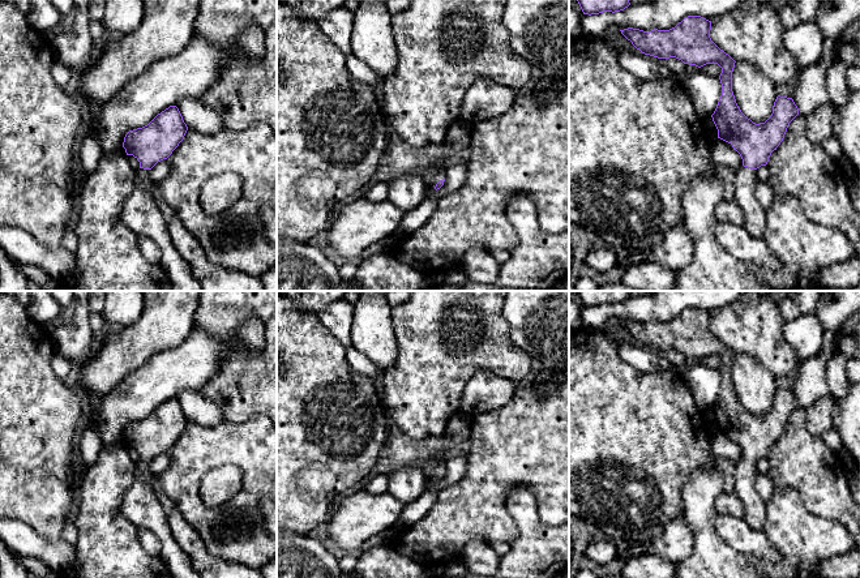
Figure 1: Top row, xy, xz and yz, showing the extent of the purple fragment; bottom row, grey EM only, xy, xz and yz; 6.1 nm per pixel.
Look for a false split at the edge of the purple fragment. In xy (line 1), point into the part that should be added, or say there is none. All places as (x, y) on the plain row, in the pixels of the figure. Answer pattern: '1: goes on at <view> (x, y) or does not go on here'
1: goes on at xy (141, 505)

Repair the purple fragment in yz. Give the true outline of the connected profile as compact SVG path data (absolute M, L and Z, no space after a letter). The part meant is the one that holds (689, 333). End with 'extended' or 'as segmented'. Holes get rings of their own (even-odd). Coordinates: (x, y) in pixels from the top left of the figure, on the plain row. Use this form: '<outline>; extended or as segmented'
M688 308L669 322L654 321L647 325L628 320L620 324L645 347L658 351L676 350L684 356L696 357L698 360L706 356L718 356L722 360L719 368L722 388L711 410L718 421L718 431L731 436L733 442L736 442L743 451L743 459L736 463L733 493L741 498L744 519L750 528L762 530L766 522L767 505L756 489L757 472L754 463L767 457L771 445L776 442L783 433L790 415L799 407L799 401L792 390L778 388L773 398L773 406L765 415L756 416L748 411L739 401L732 384L732 364L736 354L711 333L710 322L711 313L701 308Z; extended

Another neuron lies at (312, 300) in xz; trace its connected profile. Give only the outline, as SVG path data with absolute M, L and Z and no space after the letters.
M277 291L301 308L318 313L326 304L343 299L347 291Z

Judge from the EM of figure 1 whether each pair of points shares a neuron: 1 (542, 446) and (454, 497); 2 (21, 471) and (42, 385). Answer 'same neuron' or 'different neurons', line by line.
1: same neuron
2: same neuron

